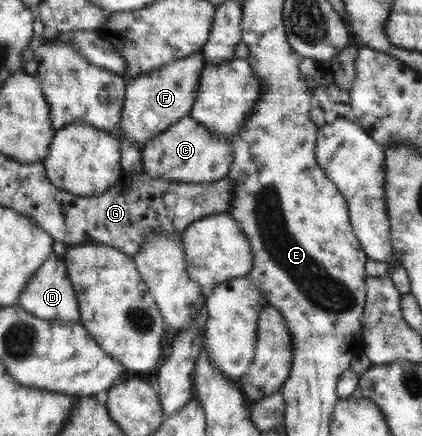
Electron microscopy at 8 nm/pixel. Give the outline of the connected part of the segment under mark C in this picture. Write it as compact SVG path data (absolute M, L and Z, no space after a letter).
M189 115L171 124L157 136L152 136L142 148L143 172L151 178L161 178L173 182L210 183L228 175L233 164L231 141L209 132L200 122Z

